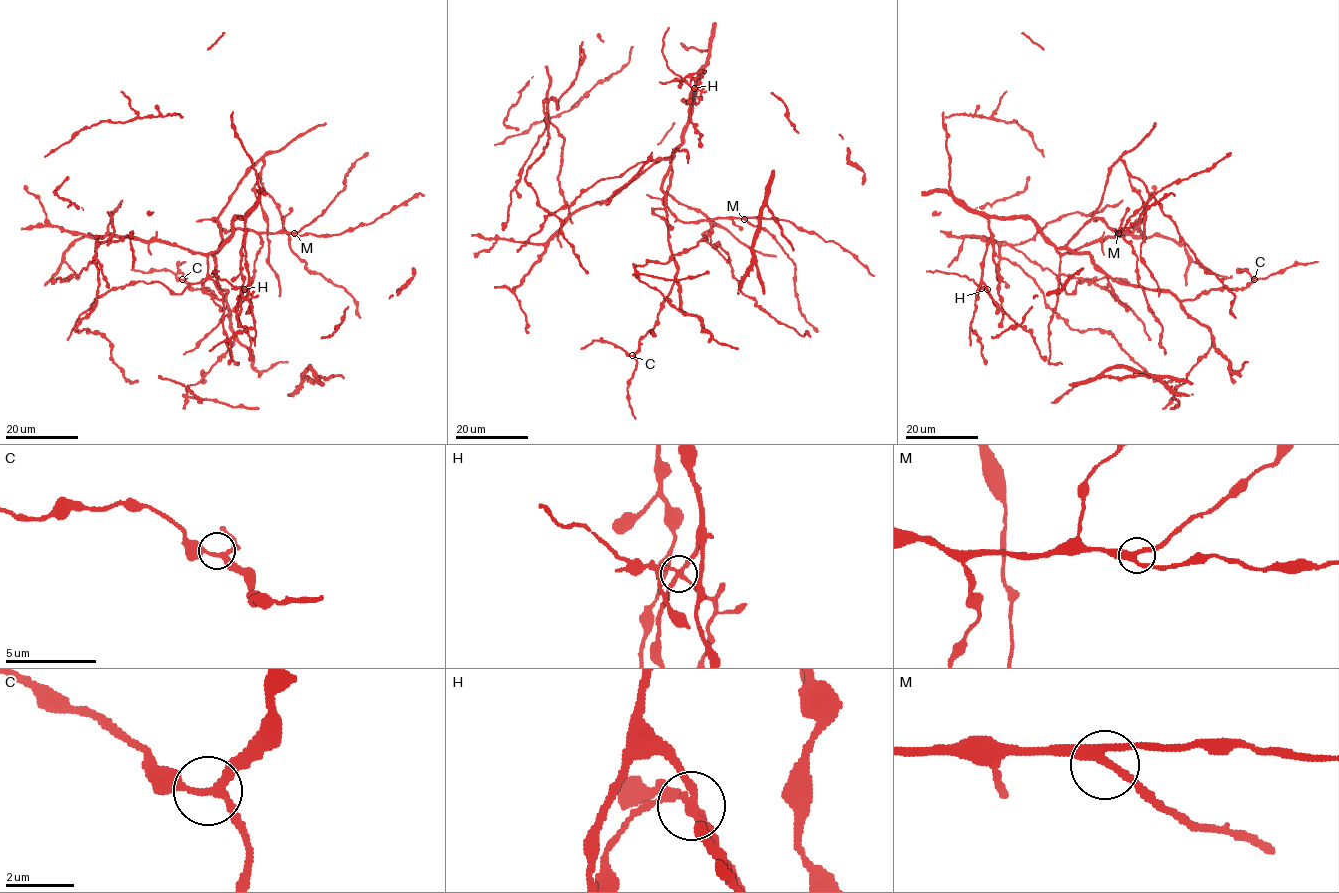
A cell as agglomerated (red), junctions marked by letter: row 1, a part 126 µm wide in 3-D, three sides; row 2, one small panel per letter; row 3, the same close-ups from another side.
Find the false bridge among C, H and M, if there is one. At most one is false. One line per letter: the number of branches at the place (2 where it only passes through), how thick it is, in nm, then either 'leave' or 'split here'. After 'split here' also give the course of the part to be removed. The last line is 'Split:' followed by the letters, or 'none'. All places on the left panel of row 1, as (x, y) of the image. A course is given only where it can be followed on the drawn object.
C: branches 3; calibre 240 nm; leave
H: branches 4; calibre 240 nm; split here; course (244, 289), (234, 288), (212, 273), (219, 272)
M: branches 3; calibre 280 nm; leave
Split: H

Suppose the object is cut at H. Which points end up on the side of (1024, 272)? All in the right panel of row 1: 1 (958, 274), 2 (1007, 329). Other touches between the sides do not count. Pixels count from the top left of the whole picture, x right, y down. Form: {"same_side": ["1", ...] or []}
{"same_side": ["2"]}

